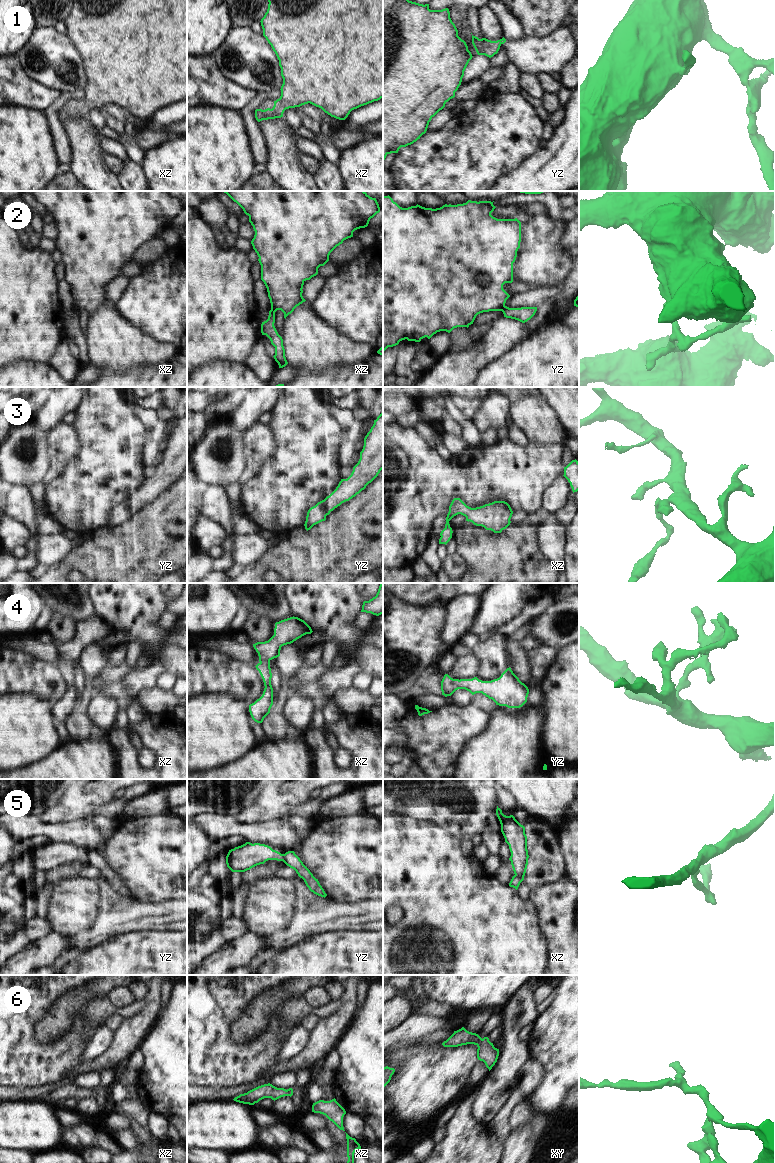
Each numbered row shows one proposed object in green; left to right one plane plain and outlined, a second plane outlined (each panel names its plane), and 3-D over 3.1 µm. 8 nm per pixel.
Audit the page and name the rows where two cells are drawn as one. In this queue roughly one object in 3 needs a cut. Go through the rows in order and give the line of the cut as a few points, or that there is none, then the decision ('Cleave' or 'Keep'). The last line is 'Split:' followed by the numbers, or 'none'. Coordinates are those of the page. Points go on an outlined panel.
1: No split. Keep
2: Split along yz (505, 306), (501, 310). Cleave
3: No split. Keep
4: No split. Keep
5: Split along xz (514, 875), (517, 875), (522, 880). Cleave
6: No split. Keep
Split: 2, 5

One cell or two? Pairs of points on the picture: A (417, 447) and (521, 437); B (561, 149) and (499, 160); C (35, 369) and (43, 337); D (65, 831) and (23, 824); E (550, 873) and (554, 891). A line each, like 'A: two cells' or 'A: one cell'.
A: two cells
B: two cells
C: two cells
D: one cell
E: two cells

